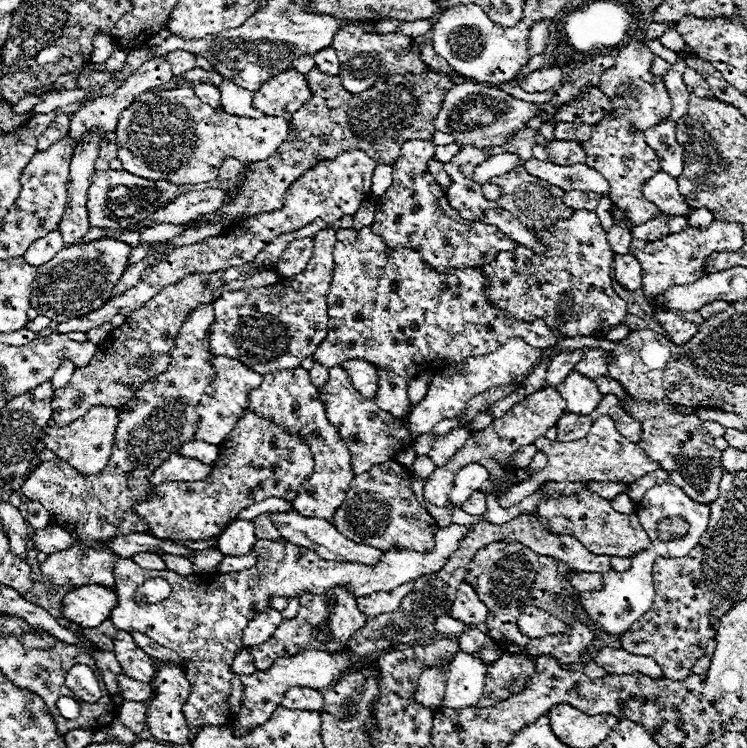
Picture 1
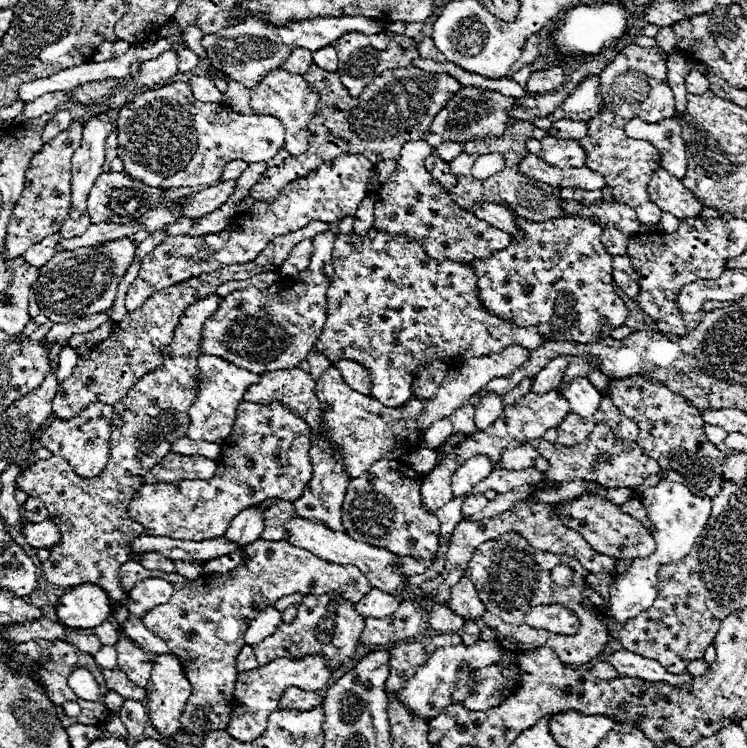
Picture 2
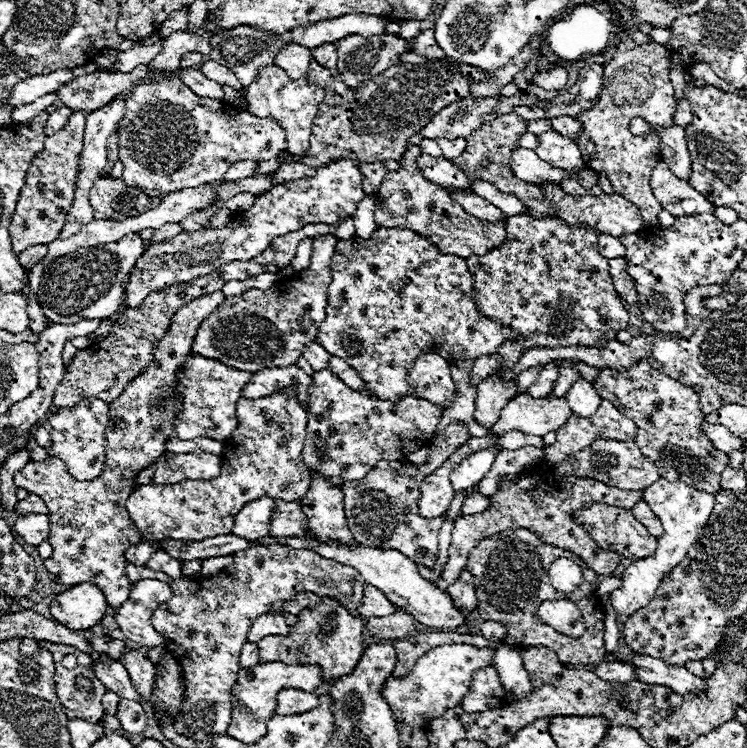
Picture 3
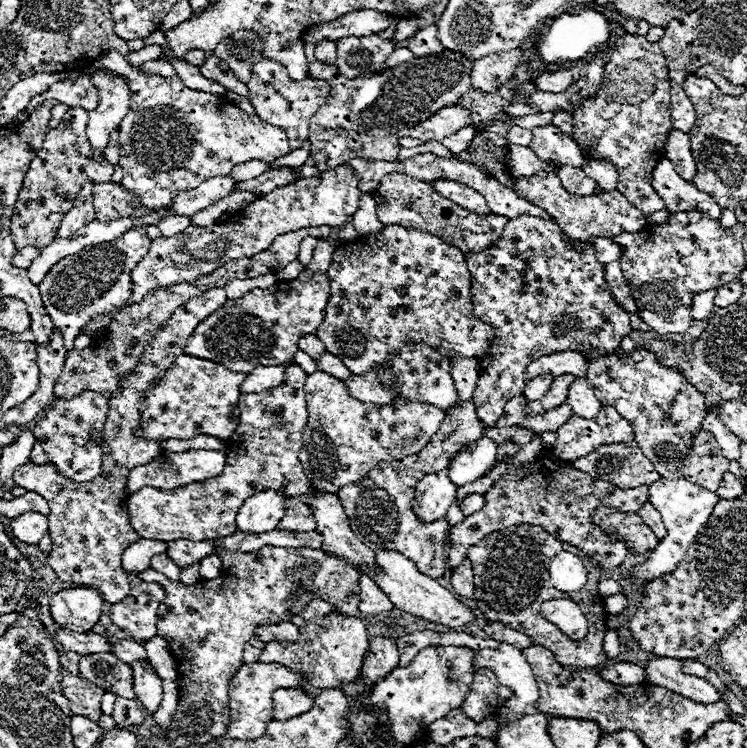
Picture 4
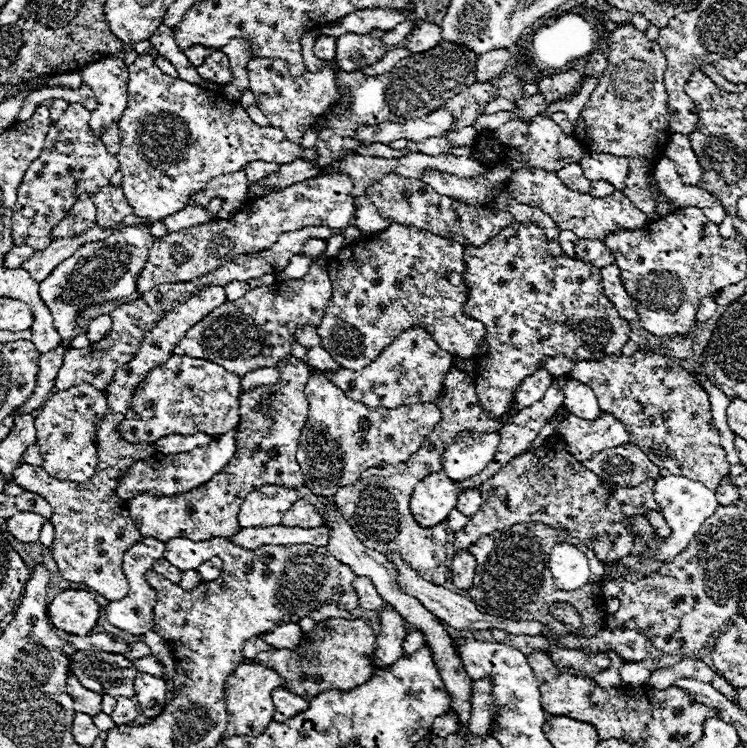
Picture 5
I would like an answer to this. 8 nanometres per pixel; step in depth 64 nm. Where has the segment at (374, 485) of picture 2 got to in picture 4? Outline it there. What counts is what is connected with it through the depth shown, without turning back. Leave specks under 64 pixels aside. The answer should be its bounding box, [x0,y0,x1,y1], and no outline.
[340,400,486,580]

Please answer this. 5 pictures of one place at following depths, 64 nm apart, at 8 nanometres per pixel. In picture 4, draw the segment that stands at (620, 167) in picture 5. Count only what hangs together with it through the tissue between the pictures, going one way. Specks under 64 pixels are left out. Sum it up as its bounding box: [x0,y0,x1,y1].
[582,158,618,190]

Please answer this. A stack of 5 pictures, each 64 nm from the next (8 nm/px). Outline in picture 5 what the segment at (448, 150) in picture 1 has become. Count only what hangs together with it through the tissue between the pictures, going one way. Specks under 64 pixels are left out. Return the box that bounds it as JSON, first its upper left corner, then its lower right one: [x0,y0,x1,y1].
[448,126,476,146]

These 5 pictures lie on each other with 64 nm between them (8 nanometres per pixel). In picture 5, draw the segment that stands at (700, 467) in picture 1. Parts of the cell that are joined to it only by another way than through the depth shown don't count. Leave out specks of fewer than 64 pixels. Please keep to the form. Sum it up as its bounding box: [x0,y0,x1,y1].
[568,352,730,490]

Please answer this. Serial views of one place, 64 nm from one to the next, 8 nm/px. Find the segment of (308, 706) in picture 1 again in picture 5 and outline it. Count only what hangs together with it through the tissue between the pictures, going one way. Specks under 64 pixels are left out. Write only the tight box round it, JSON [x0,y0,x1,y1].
[272,688,308,722]

